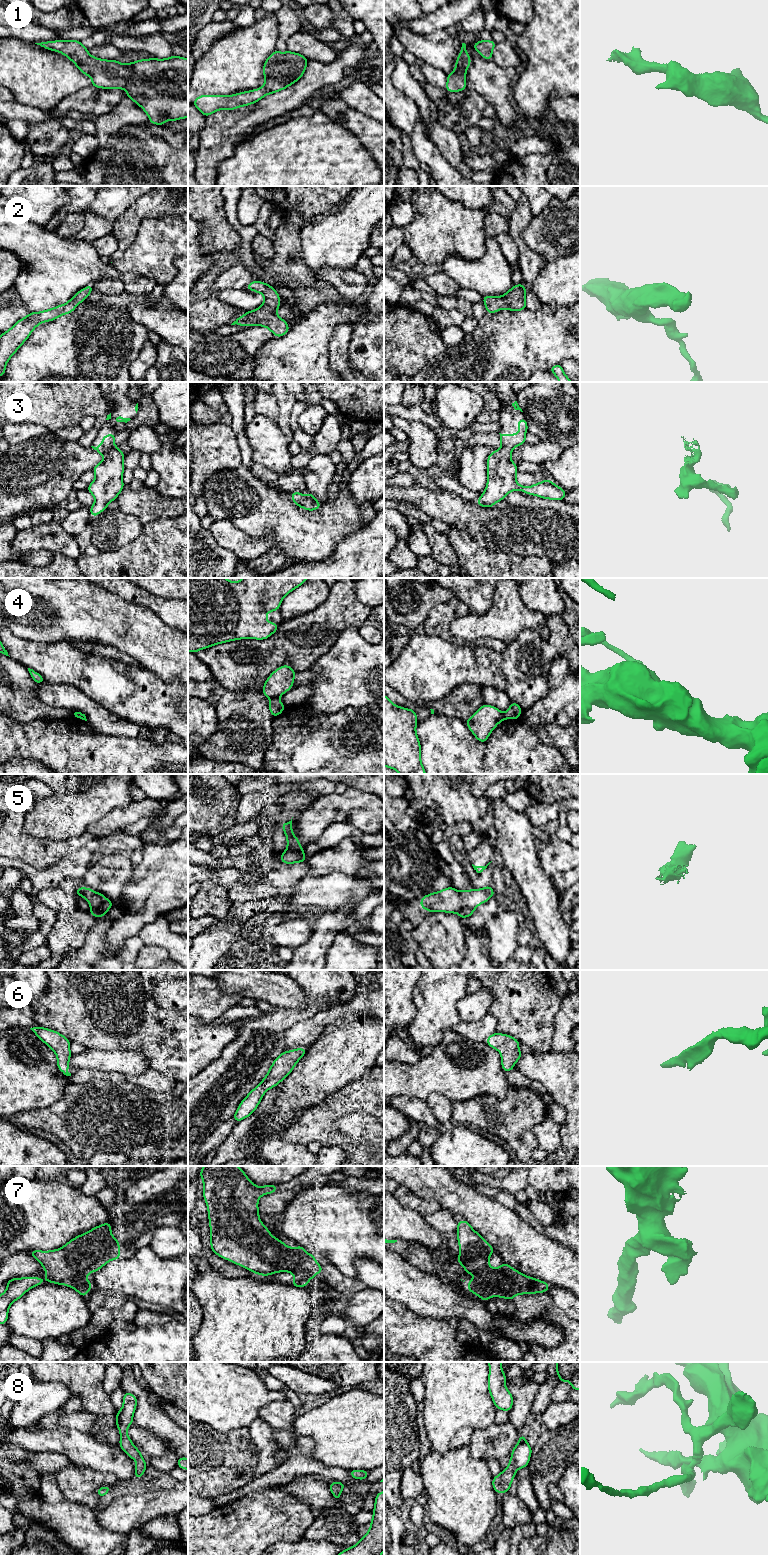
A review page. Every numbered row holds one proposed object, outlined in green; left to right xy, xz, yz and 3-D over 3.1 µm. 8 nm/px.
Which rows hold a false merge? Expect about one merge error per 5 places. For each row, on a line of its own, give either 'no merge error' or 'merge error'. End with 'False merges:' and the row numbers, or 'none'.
1: no merge error
2: no merge error
3: no merge error
4: merge error
5: no merge error
6: no merge error
7: no merge error
8: no merge error
False merges: 4

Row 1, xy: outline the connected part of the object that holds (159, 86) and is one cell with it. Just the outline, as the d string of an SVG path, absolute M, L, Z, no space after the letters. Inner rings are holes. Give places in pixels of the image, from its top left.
M79 40L35 43L67 56L92 79L91 86L125 89L127 97L148 115L149 122L163 125L167 120L188 117L188 59L142 59L129 64L93 57Z

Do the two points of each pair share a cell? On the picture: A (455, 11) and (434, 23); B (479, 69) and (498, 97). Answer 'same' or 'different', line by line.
A: same
B: same

